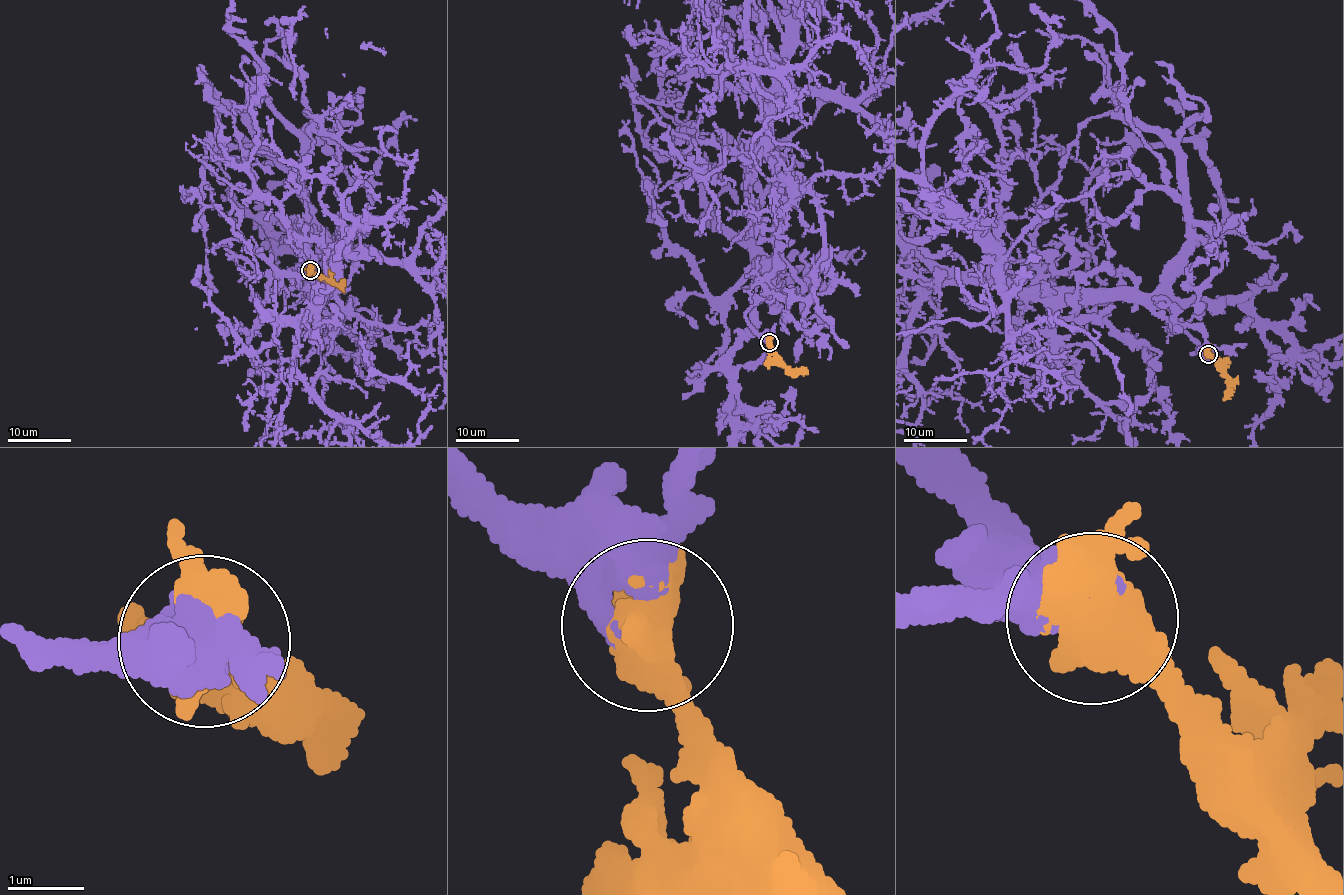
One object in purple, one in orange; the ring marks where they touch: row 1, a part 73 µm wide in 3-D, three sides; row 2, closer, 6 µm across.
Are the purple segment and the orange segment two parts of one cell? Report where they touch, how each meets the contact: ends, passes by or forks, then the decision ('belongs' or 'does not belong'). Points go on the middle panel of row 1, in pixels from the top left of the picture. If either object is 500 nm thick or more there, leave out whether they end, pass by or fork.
place (769, 342); belongs

